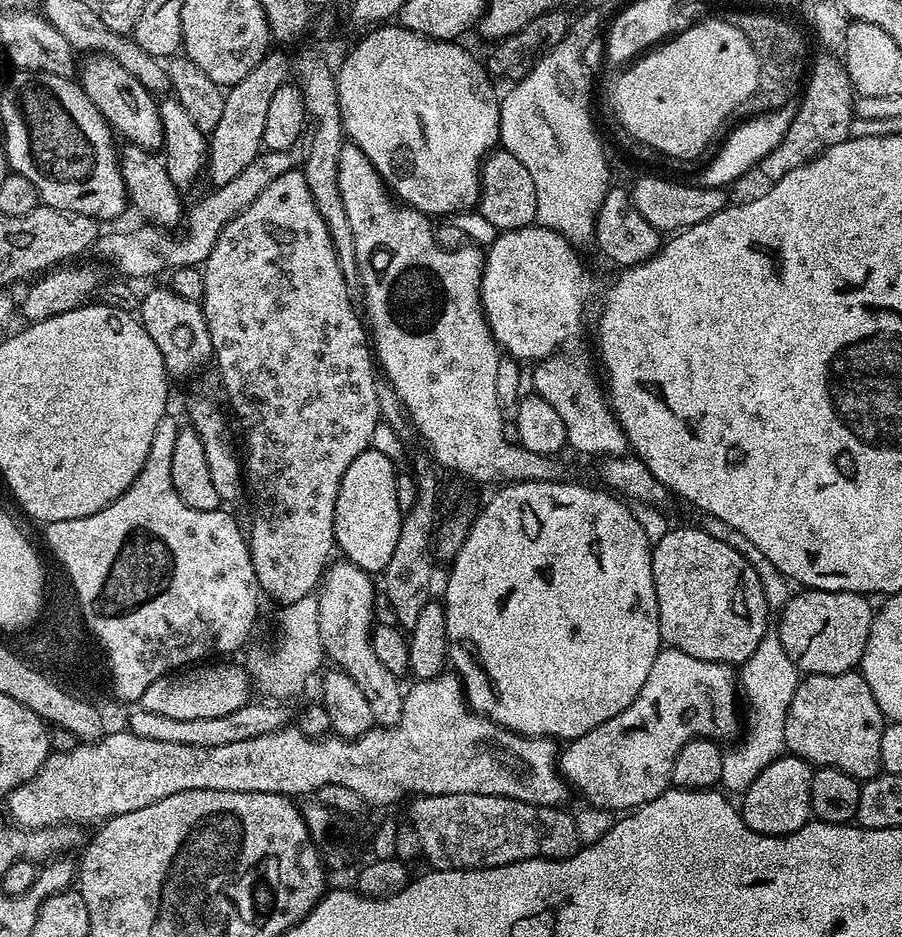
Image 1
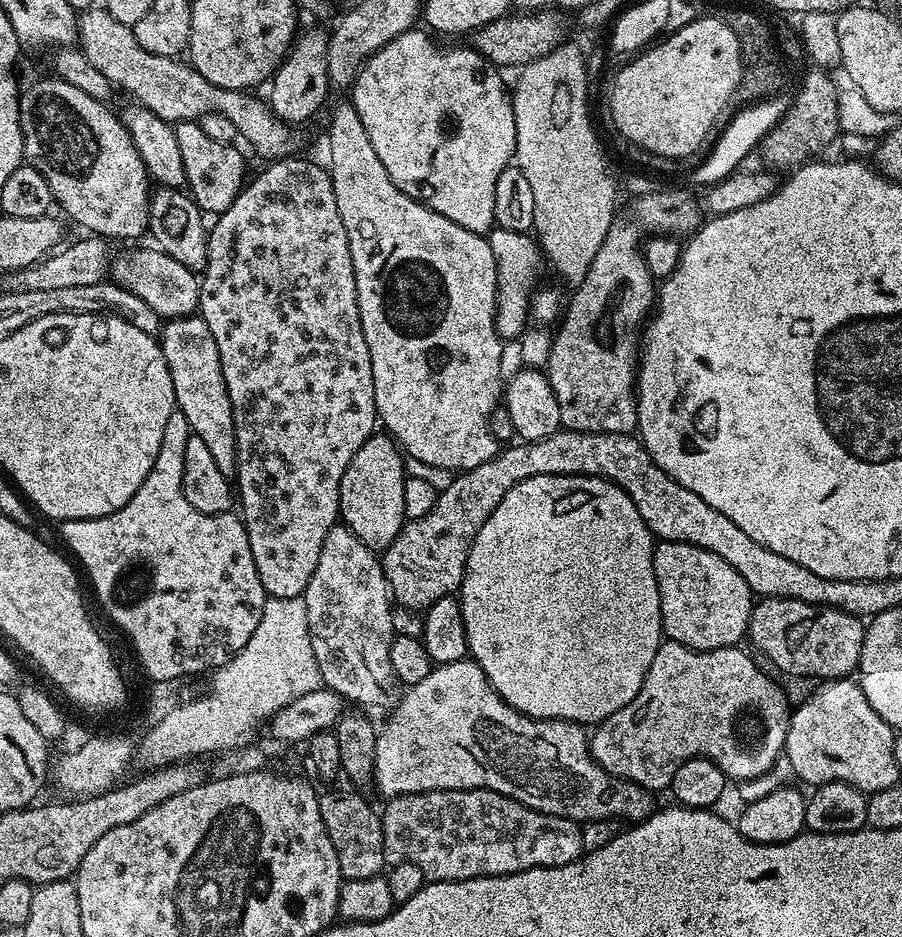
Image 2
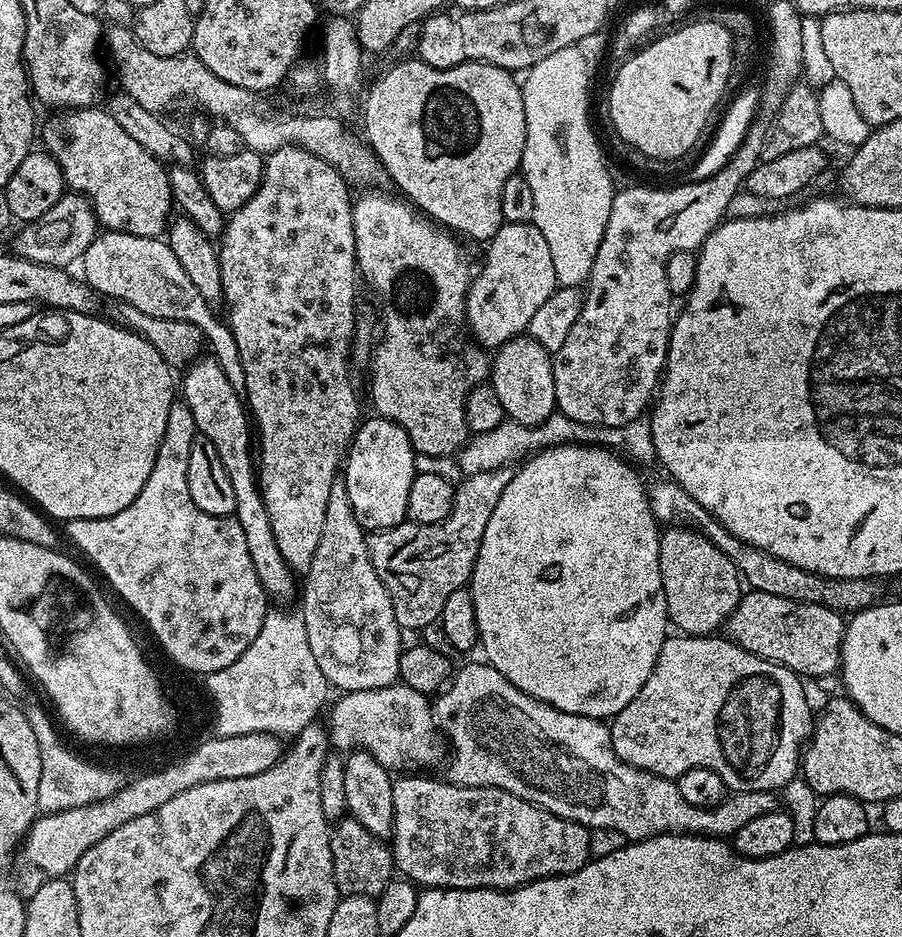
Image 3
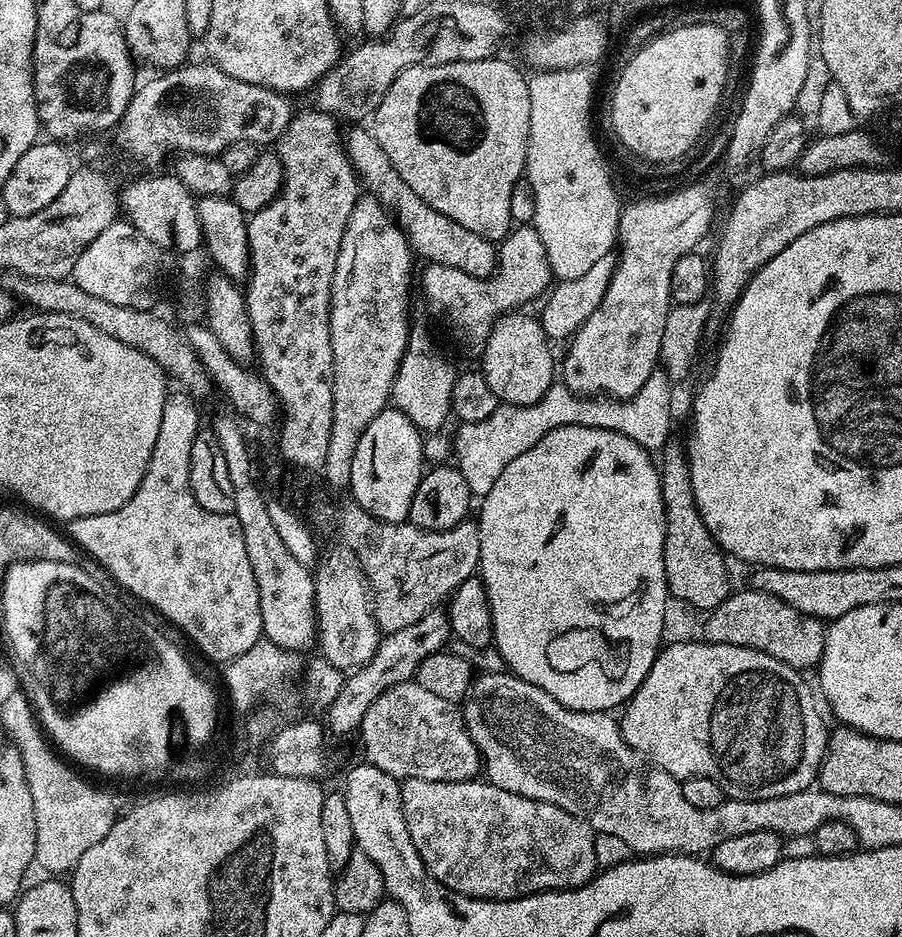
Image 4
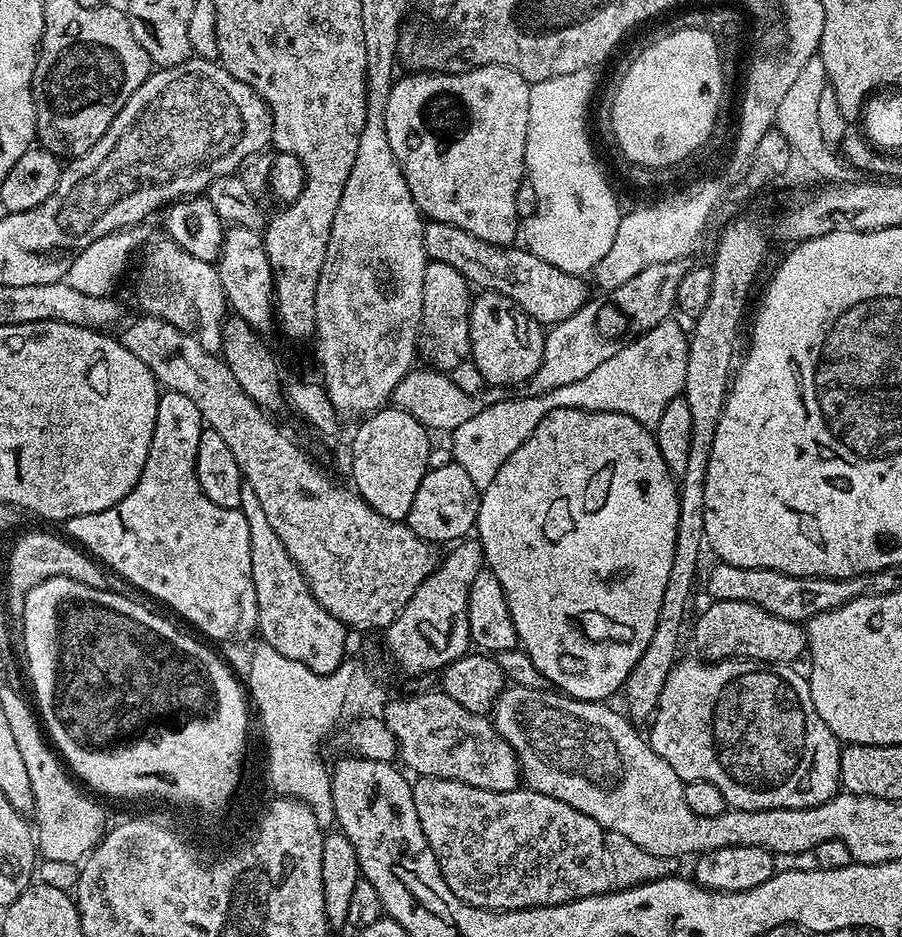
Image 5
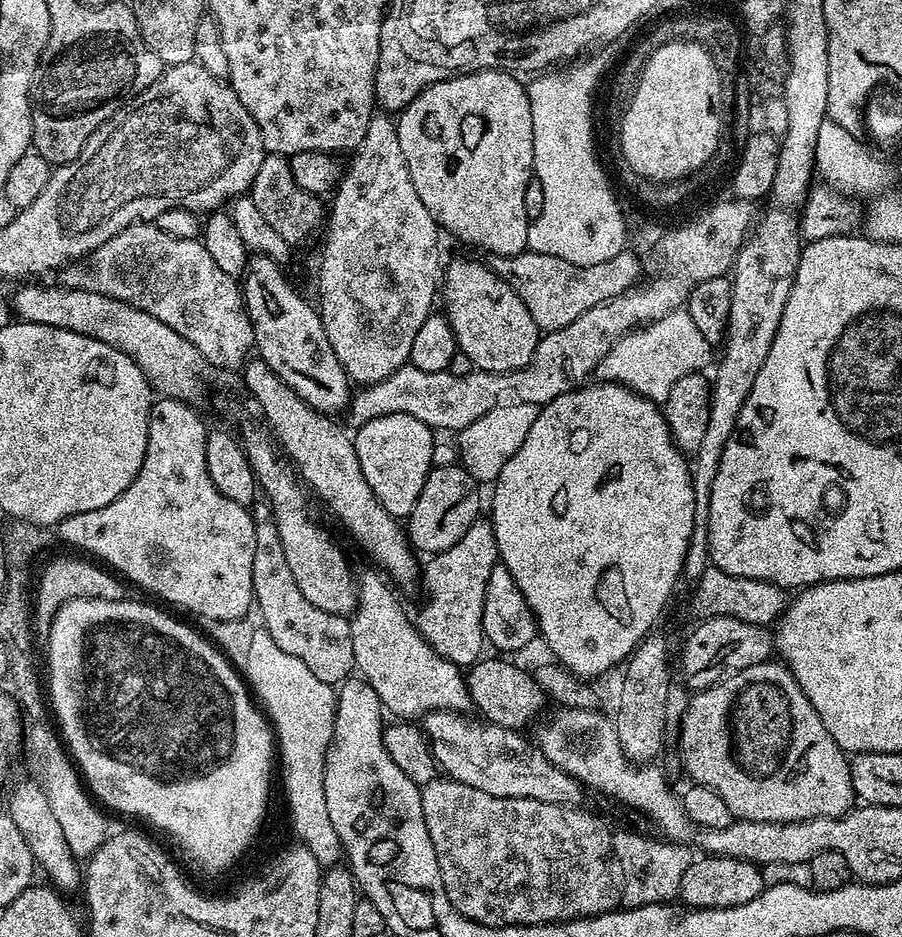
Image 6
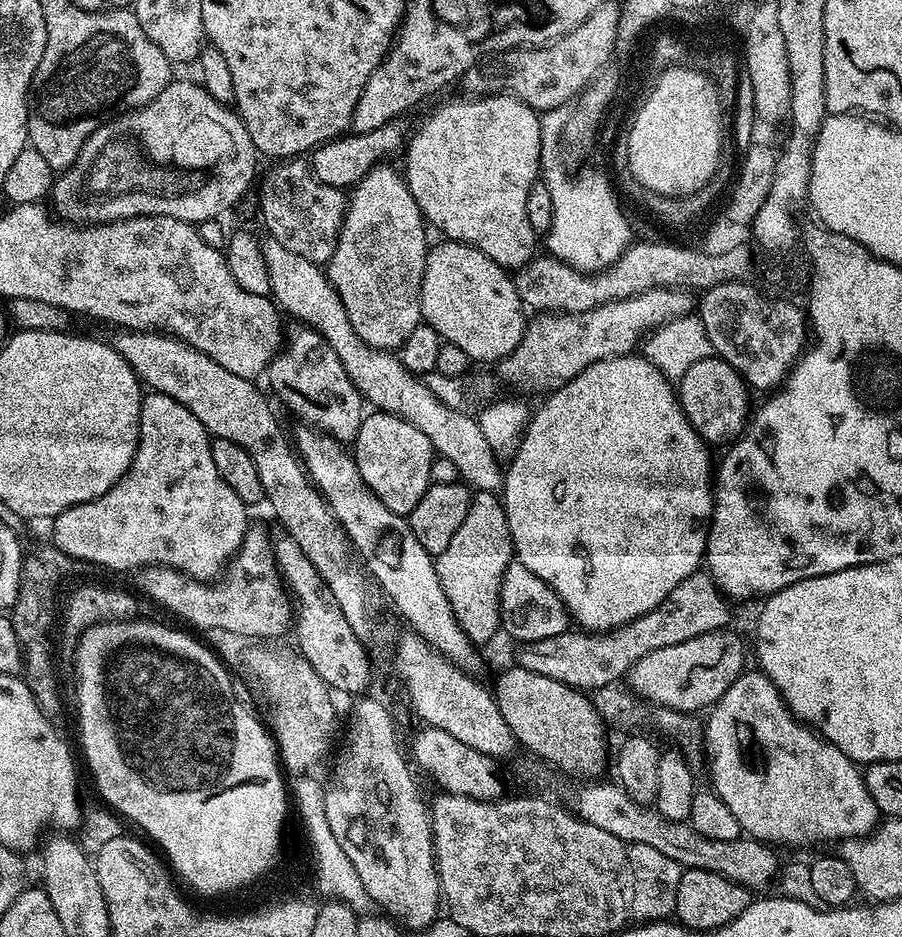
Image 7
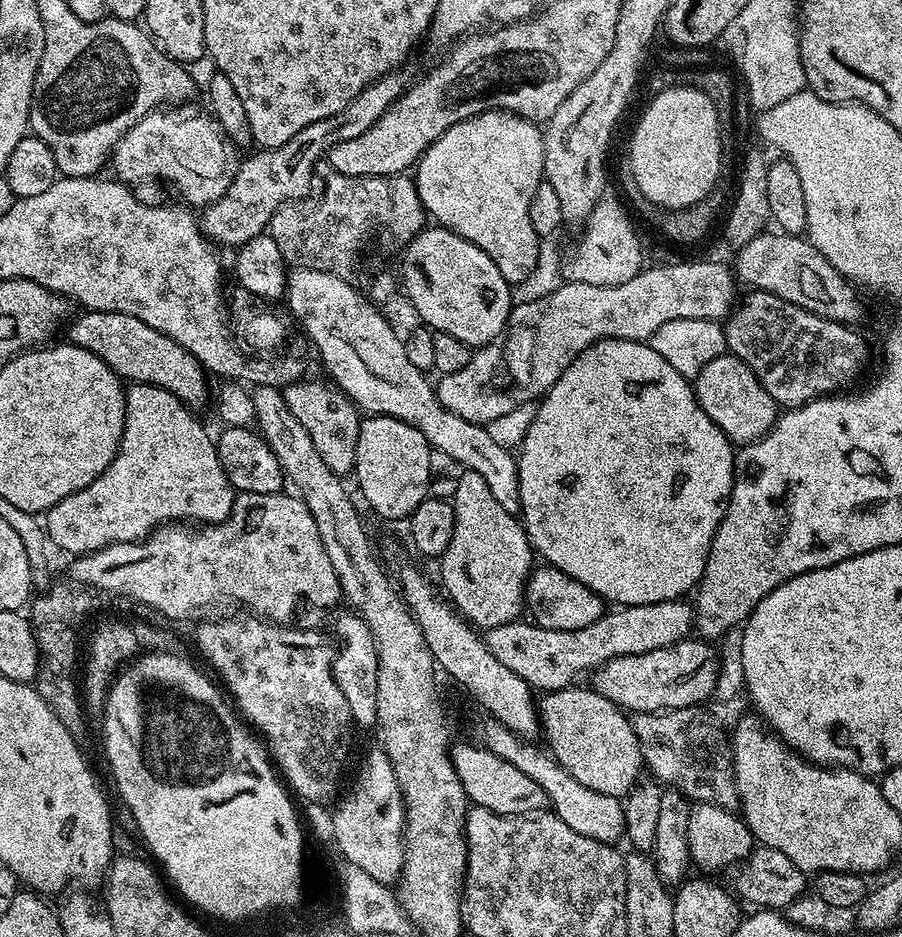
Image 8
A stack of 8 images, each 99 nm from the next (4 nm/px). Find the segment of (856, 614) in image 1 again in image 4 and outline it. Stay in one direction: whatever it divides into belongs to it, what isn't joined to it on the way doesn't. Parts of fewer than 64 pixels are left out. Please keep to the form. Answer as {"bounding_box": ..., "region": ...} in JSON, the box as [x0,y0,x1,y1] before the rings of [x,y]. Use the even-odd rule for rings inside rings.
{"bounding_box":[703,586,825,670],"region":[[[751,586],[745,588],[745,592],[733,591],[717,608],[707,613],[703,639],[710,644],[746,646],[750,650],[770,654],[770,658],[778,658],[786,666],[797,670],[815,669],[819,665],[824,649],[825,621],[814,618],[810,614],[801,614],[798,610],[794,610],[794,606],[786,606],[782,598],[774,598],[774,594],[760,592]]]}

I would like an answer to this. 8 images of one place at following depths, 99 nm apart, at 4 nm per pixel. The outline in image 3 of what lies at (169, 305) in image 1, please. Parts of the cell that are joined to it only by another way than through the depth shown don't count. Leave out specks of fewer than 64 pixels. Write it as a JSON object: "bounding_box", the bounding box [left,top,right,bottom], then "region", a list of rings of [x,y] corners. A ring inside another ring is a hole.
{"bounding_box":[182,358,298,600],"region":[[[201,358],[187,365],[184,374],[182,403],[190,406],[190,414],[194,414],[197,433],[214,442],[218,455],[222,457],[222,466],[226,466],[226,475],[230,477],[230,486],[234,486],[236,495],[234,515],[242,526],[242,534],[246,534],[250,562],[254,562],[254,570],[262,582],[265,593],[271,599],[273,596],[276,600],[288,600],[295,592],[297,595],[298,580],[286,558],[282,558],[282,550],[278,550],[274,530],[270,530],[270,516],[266,514],[256,474],[254,432],[250,427],[250,416],[246,411],[245,401],[230,386],[229,379],[213,358]]]}

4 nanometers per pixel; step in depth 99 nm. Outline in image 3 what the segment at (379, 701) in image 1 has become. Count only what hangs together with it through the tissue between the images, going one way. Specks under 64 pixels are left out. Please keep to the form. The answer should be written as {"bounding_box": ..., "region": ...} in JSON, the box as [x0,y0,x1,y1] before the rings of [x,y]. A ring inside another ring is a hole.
{"bounding_box":[302,478,402,692],"region":[[[342,478],[330,486],[318,550],[314,550],[310,570],[302,576],[302,596],[303,592],[302,615],[311,653],[333,689],[361,692],[397,683],[402,629],[394,618],[390,594],[372,565],[368,536],[354,518],[354,506],[350,506],[350,494],[346,494]]]}

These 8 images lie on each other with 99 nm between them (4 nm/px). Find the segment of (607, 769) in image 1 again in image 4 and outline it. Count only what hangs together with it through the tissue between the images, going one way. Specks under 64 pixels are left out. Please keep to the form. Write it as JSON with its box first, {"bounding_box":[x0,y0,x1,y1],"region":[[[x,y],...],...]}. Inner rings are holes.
{"bounding_box":[618,639,830,800],"region":[[[703,639],[690,641],[690,642],[678,642],[677,644],[667,644],[665,643],[661,647],[659,654],[654,658],[654,662],[650,666],[650,670],[646,674],[646,678],[642,682],[642,686],[638,686],[638,690],[632,699],[628,701],[626,707],[623,709],[624,717],[621,715],[619,717],[618,723],[620,726],[620,732],[626,738],[626,742],[633,748],[639,756],[644,757],[645,760],[650,764],[656,765],[666,774],[670,774],[678,781],[689,780],[697,776],[698,778],[710,778],[714,782],[718,782],[718,786],[722,786],[725,797],[731,798],[733,800],[757,800],[758,798],[782,798],[786,794],[798,794],[802,790],[813,787],[817,783],[818,777],[820,775],[820,763],[824,760],[824,755],[828,749],[828,737],[830,735],[829,729],[826,727],[824,729],[824,720],[820,717],[820,712],[816,709],[817,697],[814,695],[812,697],[812,692],[808,689],[808,684],[803,680],[801,673],[797,669],[791,668],[783,664],[778,658],[770,658],[770,654],[762,654],[758,650],[750,650],[746,646],[726,646],[725,644],[710,644],[705,642]]]}

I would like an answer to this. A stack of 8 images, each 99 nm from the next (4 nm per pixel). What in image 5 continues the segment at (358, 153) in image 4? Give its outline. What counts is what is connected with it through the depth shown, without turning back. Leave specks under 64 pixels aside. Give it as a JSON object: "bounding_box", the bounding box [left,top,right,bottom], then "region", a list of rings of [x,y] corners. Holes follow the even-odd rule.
{"bounding_box":[424,220,590,326],"region":[[[437,220],[425,223],[424,245],[429,261],[454,267],[462,274],[462,278],[477,289],[497,292],[510,298],[541,326],[551,326],[570,318],[570,314],[574,314],[590,299],[589,281],[584,276],[566,274],[566,270],[558,270],[558,266],[542,262],[538,254],[529,252],[524,246],[491,244],[482,238],[474,238],[474,234],[458,226],[450,226],[450,222]]]}

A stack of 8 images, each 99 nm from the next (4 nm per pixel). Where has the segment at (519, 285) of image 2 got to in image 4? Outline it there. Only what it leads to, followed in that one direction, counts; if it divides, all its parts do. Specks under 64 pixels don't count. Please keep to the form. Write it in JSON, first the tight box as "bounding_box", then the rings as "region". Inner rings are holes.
{"bounding_box":[423,224,554,355],"region":[[[528,224],[515,227],[499,243],[496,270],[486,279],[472,278],[462,270],[452,272],[452,266],[434,268],[427,263],[424,269],[432,272],[432,292],[428,292],[423,297],[432,296],[431,304],[436,304],[436,308],[440,308],[440,314],[444,312],[439,318],[443,323],[451,324],[456,330],[466,330],[466,348],[476,355],[483,351],[490,330],[501,316],[525,307],[524,304],[536,298],[538,300],[549,289],[554,278],[549,268],[549,259],[546,258],[545,246],[542,245],[542,238],[538,236],[535,227]]]}

